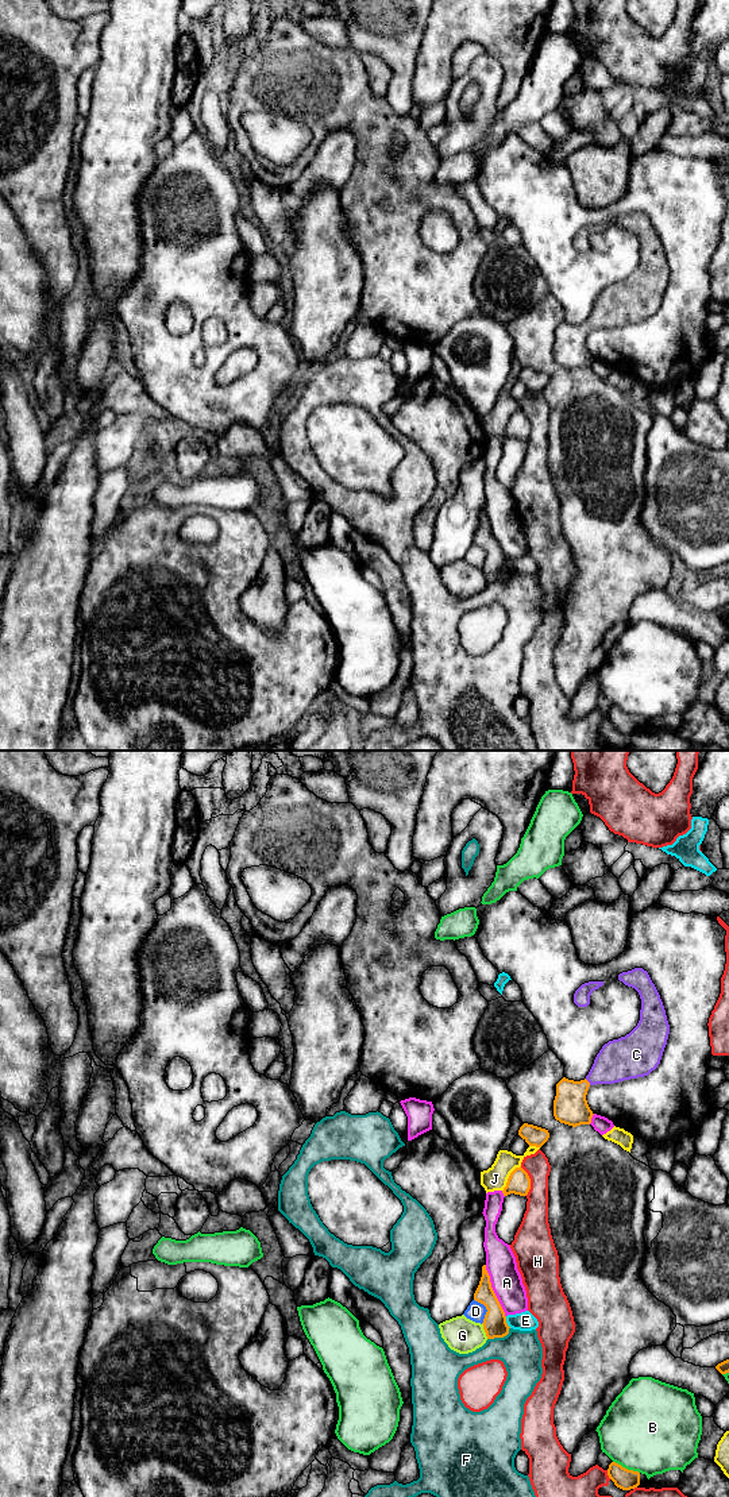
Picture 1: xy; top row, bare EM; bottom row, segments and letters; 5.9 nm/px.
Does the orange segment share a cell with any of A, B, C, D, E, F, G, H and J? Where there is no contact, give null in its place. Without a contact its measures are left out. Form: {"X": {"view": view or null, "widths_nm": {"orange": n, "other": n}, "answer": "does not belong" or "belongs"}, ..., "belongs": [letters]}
{"A": {"view": "xy", "widths_nm": {"orange": 140, "other": 190}, "answer": "does not belong"}, "B": {"view": "xy", "widths_nm": {"orange": 120, "other": 480}, "answer": "does not belong"}, "C": {"view": "xy", "widths_nm": {"orange": 200, "other": 240}, "answer": "belongs"}, "D": {"view": "xy", "widths_nm": {"orange": 140, "other": 110}, "answer": "does not belong"}, "E": {"view": "xy", "widths_nm": {"orange": 140, "other": 110}, "answer": "does not belong"}, "F": {"view": "xy", "widths_nm": {"orange": 140, "other": 260}, "answer": "does not belong"}, "G": {"view": "xy", "widths_nm": {"orange": 140, "other": 200}, "answer": "does not belong"}, "H": {"view": "xy", "widths_nm": {"orange": 140, "other": 160}, "answer": "does not belong"}, "J": {"view": "xy", "widths_nm": {"orange": 140, "other": 140}, "answer": "does not belong"}, "belongs": ["C"]}

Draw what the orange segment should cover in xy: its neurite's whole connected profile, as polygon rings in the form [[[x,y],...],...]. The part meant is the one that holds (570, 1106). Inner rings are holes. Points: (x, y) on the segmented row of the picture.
[[[643,968],[622,972],[618,980],[639,992],[640,1020],[629,1034],[602,1046],[585,1080],[563,1077],[556,1084],[554,1116],[560,1123],[572,1127],[591,1123],[594,1114],[586,1100],[590,1085],[644,1077],[660,1064],[670,1034],[660,995]]]

